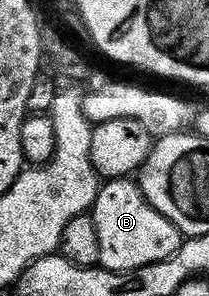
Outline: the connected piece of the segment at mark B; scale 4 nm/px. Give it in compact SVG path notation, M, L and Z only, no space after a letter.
M110 178L99 187L92 207L96 238L100 241L98 264L113 272L136 270L152 262L167 260L184 239L178 227L146 201L130 178Z

